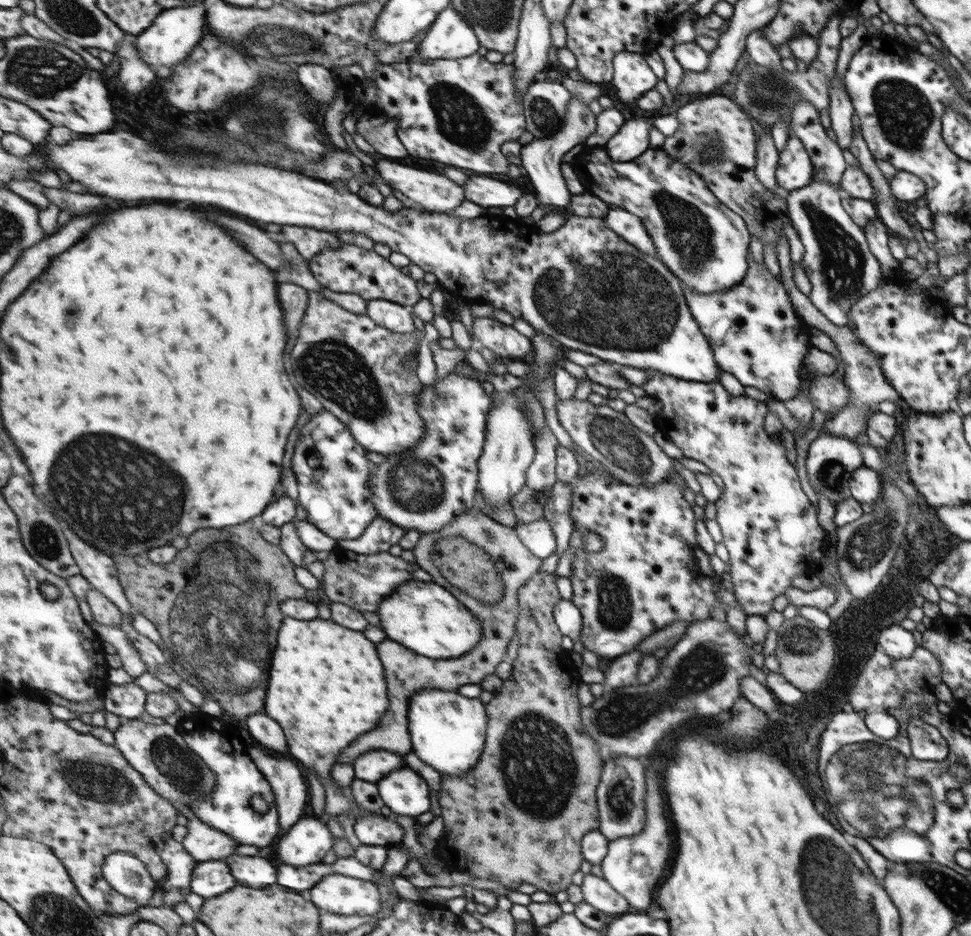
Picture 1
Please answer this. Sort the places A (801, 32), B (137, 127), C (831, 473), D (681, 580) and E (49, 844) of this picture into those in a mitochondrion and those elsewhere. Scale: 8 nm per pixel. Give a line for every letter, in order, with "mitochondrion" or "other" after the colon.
A: other
B: other
C: mitochondrion
D: other
E: other

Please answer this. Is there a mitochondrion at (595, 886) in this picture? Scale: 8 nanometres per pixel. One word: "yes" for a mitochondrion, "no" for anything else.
no

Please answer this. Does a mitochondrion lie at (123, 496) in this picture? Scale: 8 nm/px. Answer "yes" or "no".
yes

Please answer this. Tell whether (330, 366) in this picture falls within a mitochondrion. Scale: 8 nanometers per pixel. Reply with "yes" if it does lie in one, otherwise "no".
yes

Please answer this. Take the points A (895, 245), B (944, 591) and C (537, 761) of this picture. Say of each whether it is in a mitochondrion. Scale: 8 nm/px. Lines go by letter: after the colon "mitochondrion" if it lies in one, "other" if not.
A: other
B: other
C: mitochondrion

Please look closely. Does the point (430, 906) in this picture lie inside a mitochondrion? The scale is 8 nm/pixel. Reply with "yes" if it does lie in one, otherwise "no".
no

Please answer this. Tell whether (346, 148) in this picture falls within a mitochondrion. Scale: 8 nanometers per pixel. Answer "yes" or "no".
no

